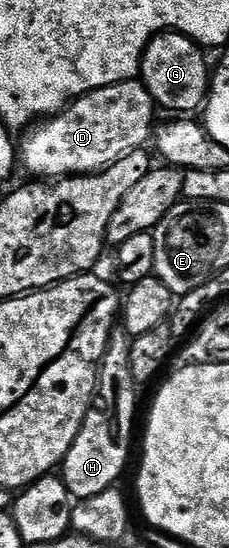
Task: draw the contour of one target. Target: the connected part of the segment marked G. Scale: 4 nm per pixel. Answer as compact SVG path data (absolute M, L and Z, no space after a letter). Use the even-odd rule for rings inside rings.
M165 32L156 35L150 45L146 48L144 59L140 65L140 78L144 83L144 87L150 92L152 101L157 107L168 110L196 110L199 111L203 107L207 96L208 87L210 85L210 62L204 59L205 51L197 46L191 38L187 38L184 34L175 32Z

